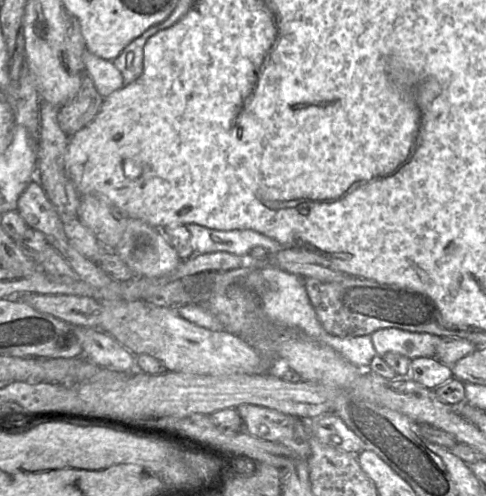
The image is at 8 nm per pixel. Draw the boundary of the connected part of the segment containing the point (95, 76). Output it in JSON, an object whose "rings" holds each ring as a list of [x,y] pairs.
{"rings":[[[85,48],[83,62],[85,74],[91,77],[95,89],[103,99],[124,86],[122,74],[112,61],[101,59]]]}

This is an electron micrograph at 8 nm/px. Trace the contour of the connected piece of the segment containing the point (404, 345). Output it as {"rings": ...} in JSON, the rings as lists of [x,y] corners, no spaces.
{"rings":[[[381,328],[370,334],[371,342],[378,356],[388,352],[407,358],[434,357],[441,337],[429,333],[405,331],[398,328]]]}

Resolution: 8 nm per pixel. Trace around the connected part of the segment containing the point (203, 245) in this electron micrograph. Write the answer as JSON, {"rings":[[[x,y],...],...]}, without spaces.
{"rings":[[[196,224],[185,225],[190,234],[194,254],[227,252],[241,256],[254,247],[265,248],[269,255],[284,248],[278,241],[254,230],[215,230]]]}

